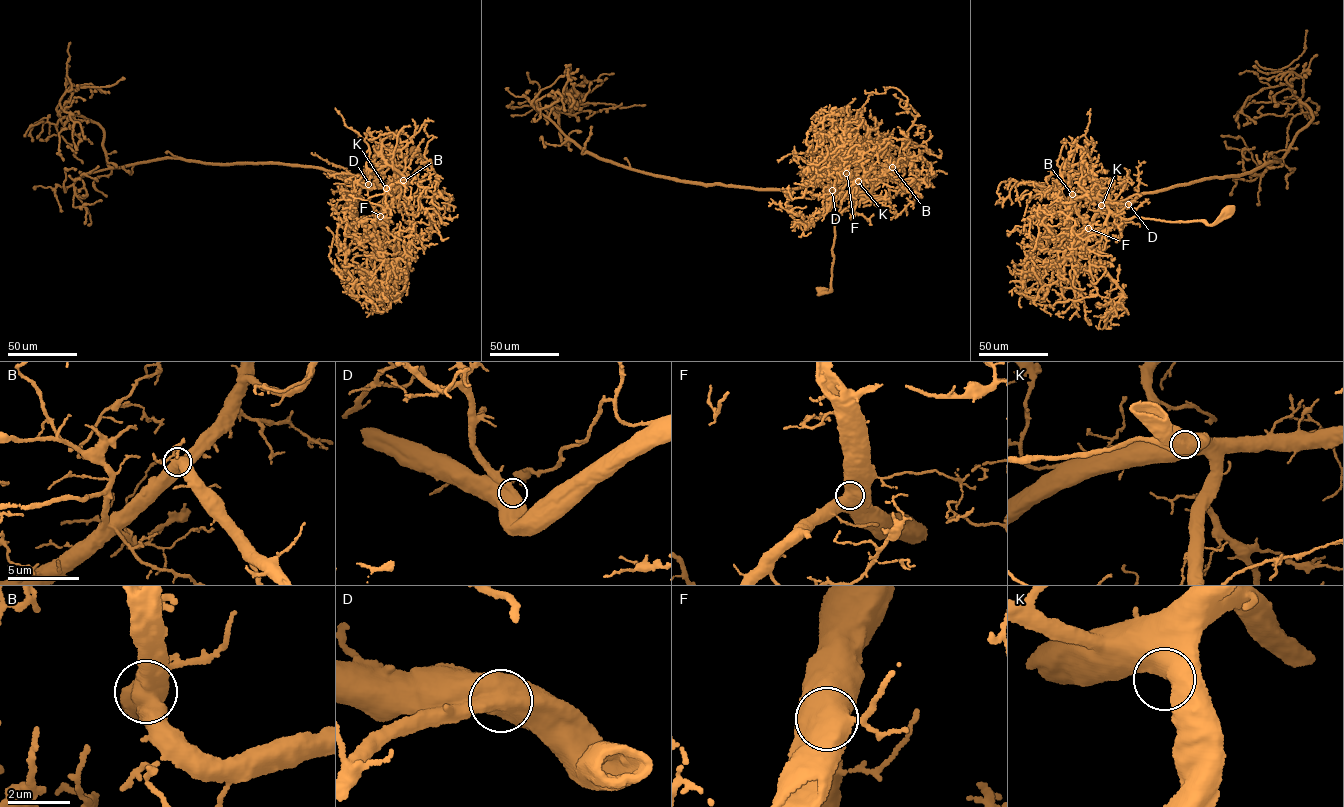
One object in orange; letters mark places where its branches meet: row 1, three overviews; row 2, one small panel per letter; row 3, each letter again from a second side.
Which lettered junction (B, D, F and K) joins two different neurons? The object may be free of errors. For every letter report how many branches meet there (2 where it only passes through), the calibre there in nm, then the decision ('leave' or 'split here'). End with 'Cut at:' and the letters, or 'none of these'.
B: branches 1; calibre 800 nm; leave
D: branches 1; calibre 900 nm; leave
F: branches 1; calibre 900 nm; leave
K: branches 1; calibre 800 nm; leave
Cut at: none of these

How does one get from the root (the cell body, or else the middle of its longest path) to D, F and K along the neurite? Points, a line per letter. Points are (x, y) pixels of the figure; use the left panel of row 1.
D: (414, 151), (419, 152), (426, 167), (415, 170), (392, 187), (396, 193), (389, 185), (376, 187), (368, 184)
F: (414, 151), (419, 152), (426, 167), (415, 170), (392, 187), (396, 193), (387, 185), (380, 216)
K: (414, 151), (419, 152), (426, 167), (415, 170), (392, 187), (396, 193), (390, 185), (386, 188)

